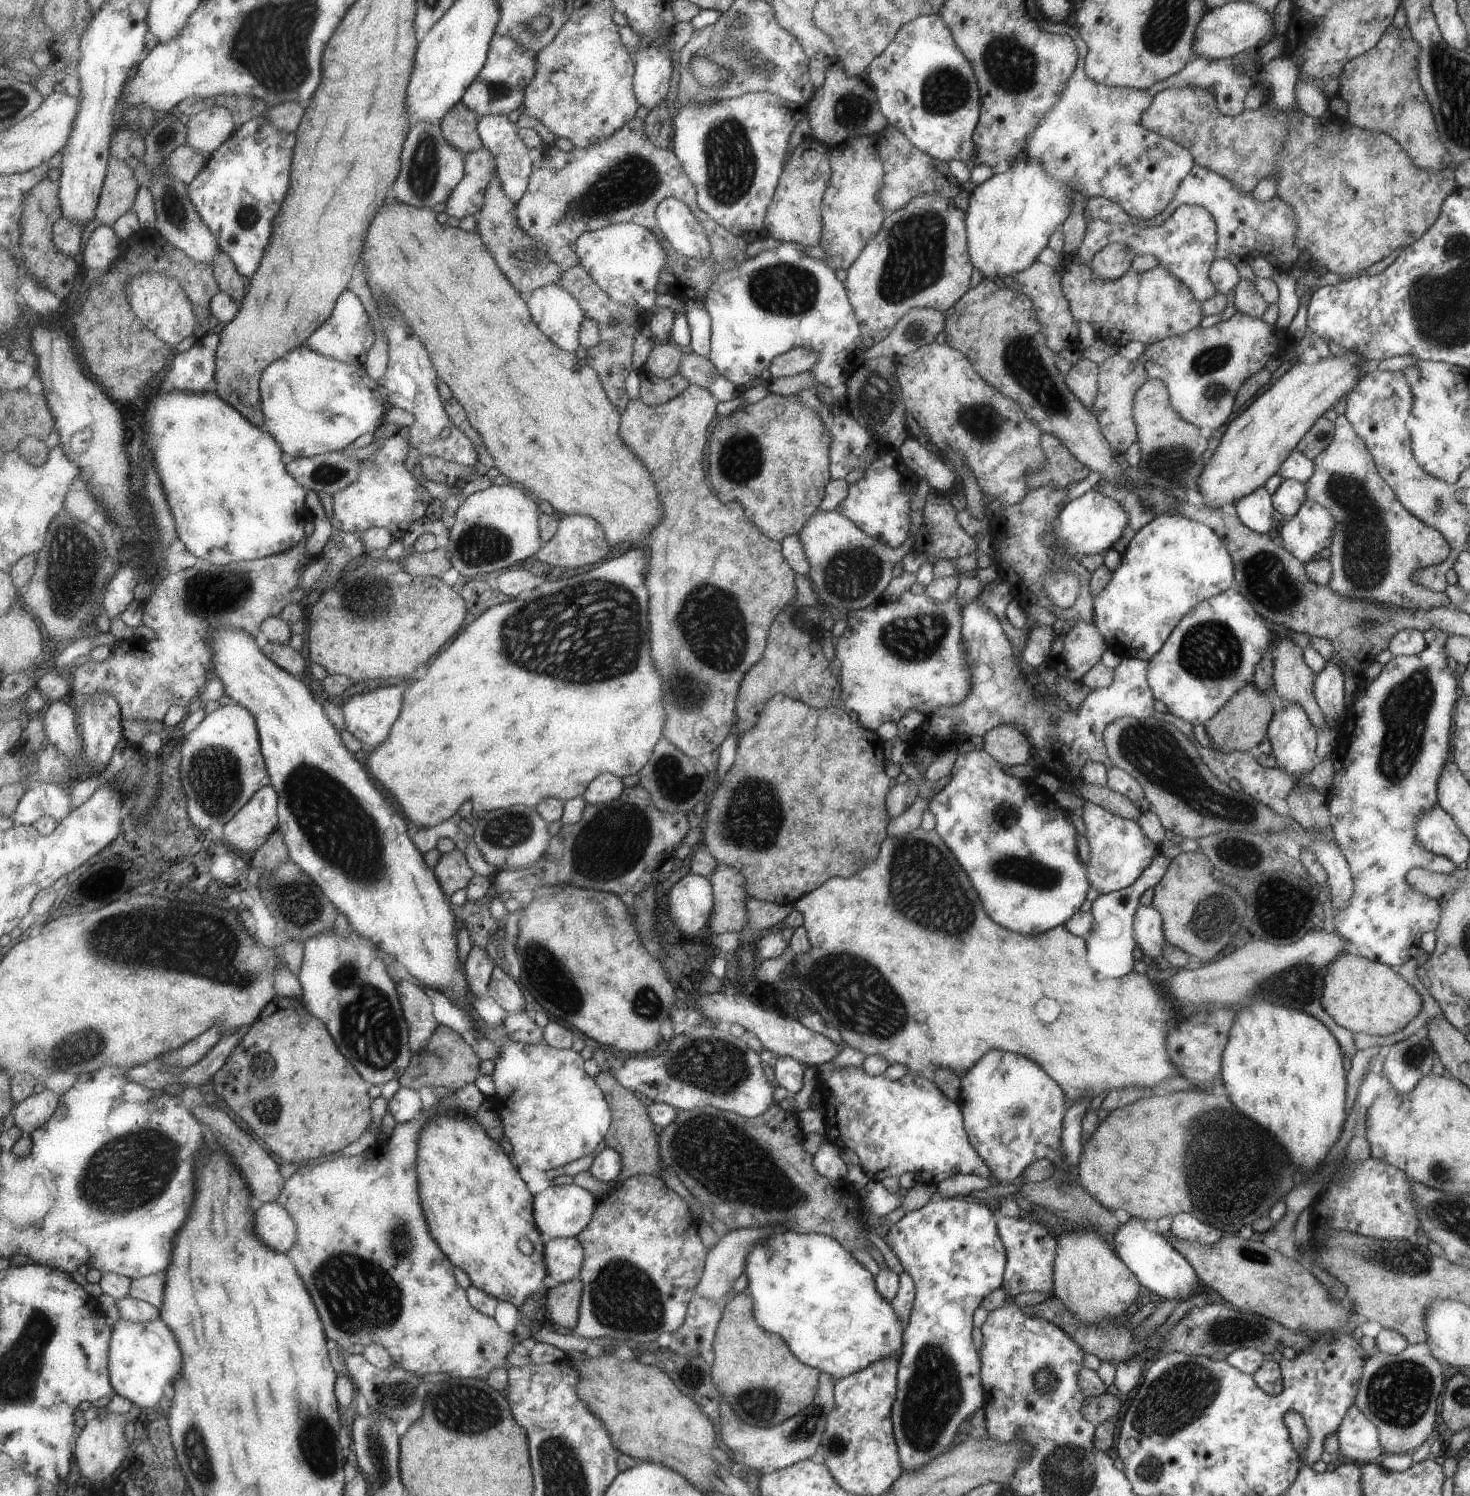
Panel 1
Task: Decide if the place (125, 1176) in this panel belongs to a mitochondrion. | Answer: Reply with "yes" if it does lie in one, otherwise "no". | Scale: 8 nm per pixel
yes

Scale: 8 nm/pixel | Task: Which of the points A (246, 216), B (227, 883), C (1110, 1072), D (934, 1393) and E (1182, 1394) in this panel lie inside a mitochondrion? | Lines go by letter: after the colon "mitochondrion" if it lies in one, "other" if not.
A: mitochondrion
B: other
C: other
D: mitochondrion
E: mitochondrion

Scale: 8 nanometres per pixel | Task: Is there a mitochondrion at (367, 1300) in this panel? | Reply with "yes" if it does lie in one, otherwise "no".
yes

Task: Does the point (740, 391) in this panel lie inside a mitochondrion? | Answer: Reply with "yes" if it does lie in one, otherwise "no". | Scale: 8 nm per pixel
no

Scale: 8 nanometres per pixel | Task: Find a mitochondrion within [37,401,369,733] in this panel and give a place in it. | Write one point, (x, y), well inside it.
(73, 562)

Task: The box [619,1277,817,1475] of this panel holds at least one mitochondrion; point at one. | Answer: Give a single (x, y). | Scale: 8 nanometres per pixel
(759, 1405)

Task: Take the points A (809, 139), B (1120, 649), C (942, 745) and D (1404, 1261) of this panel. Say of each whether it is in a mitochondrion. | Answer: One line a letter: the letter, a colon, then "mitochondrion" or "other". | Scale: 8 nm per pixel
A: other
B: other
C: other
D: mitochondrion

